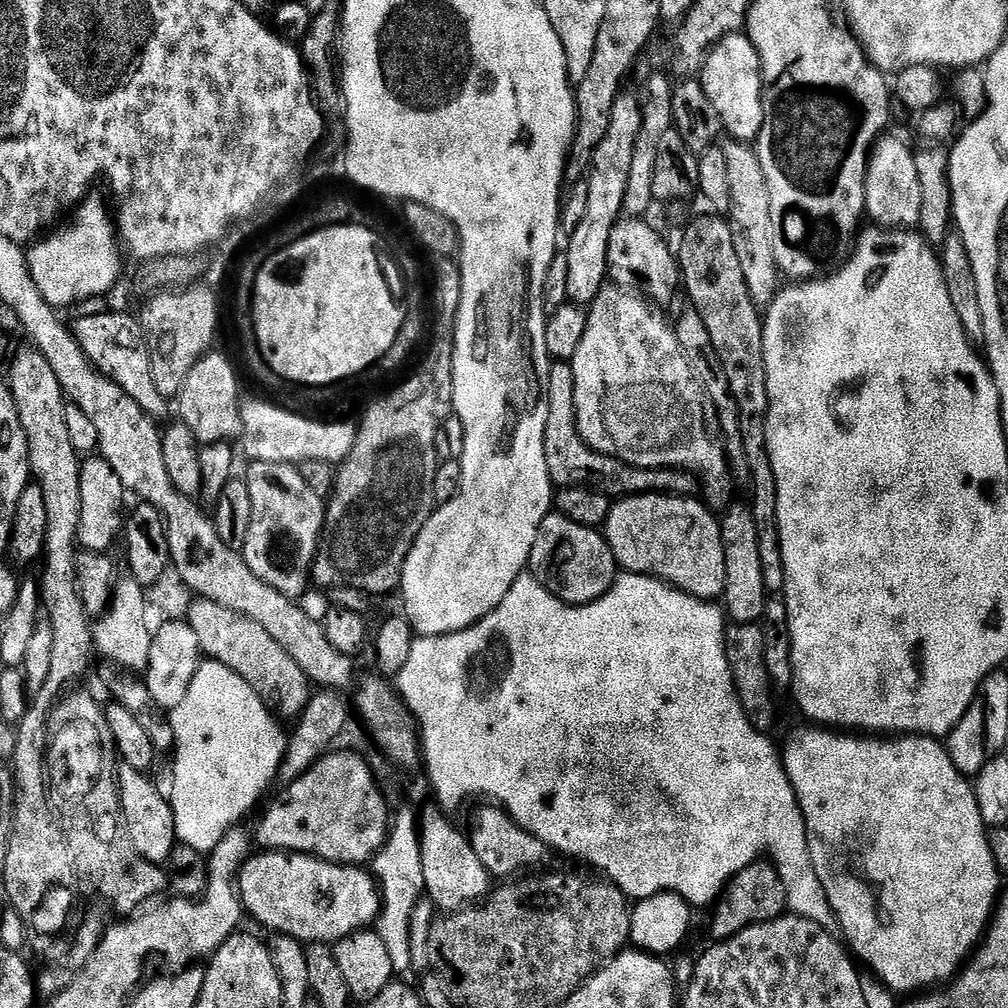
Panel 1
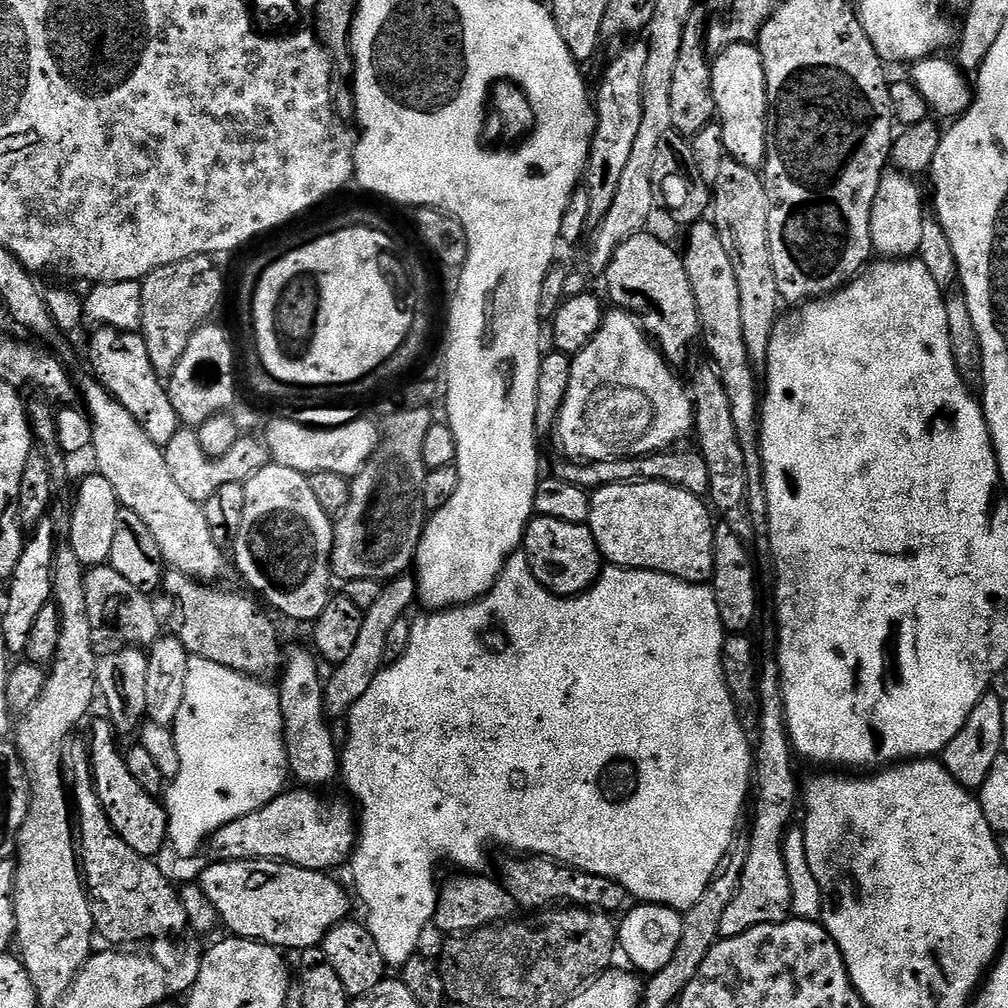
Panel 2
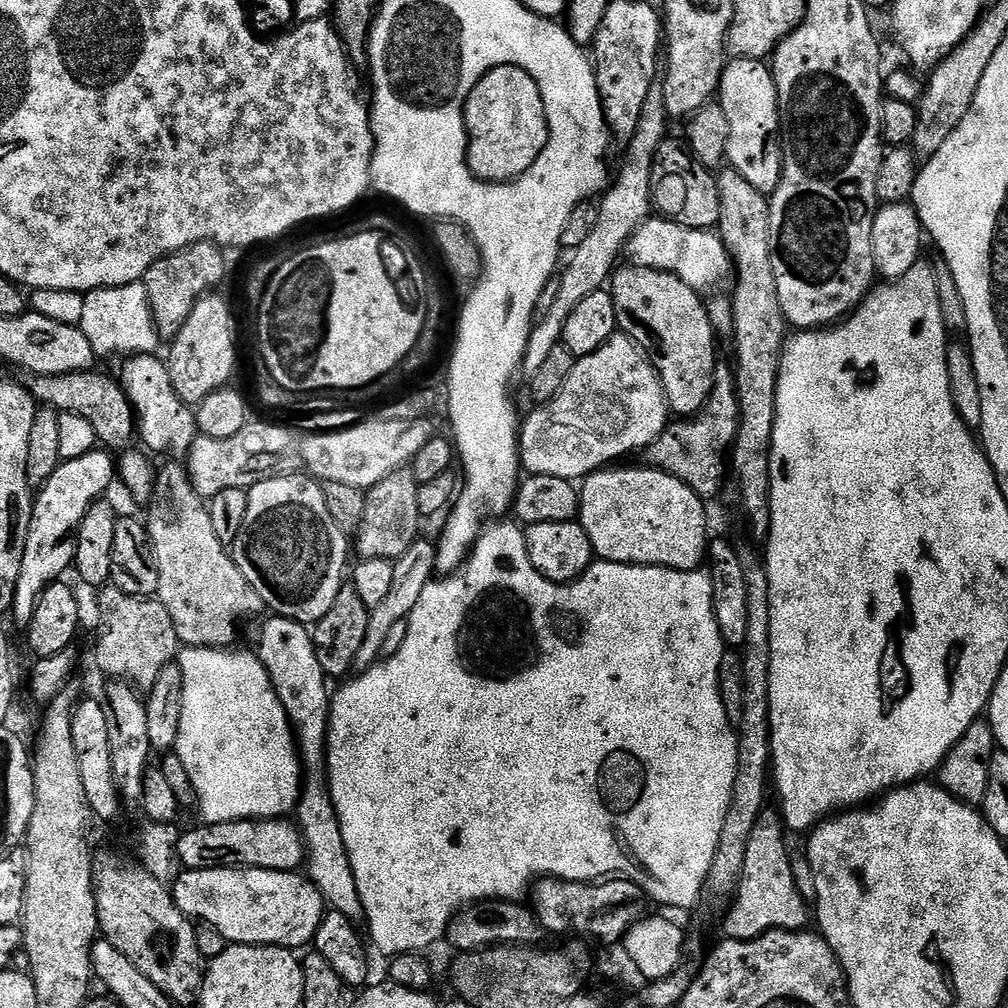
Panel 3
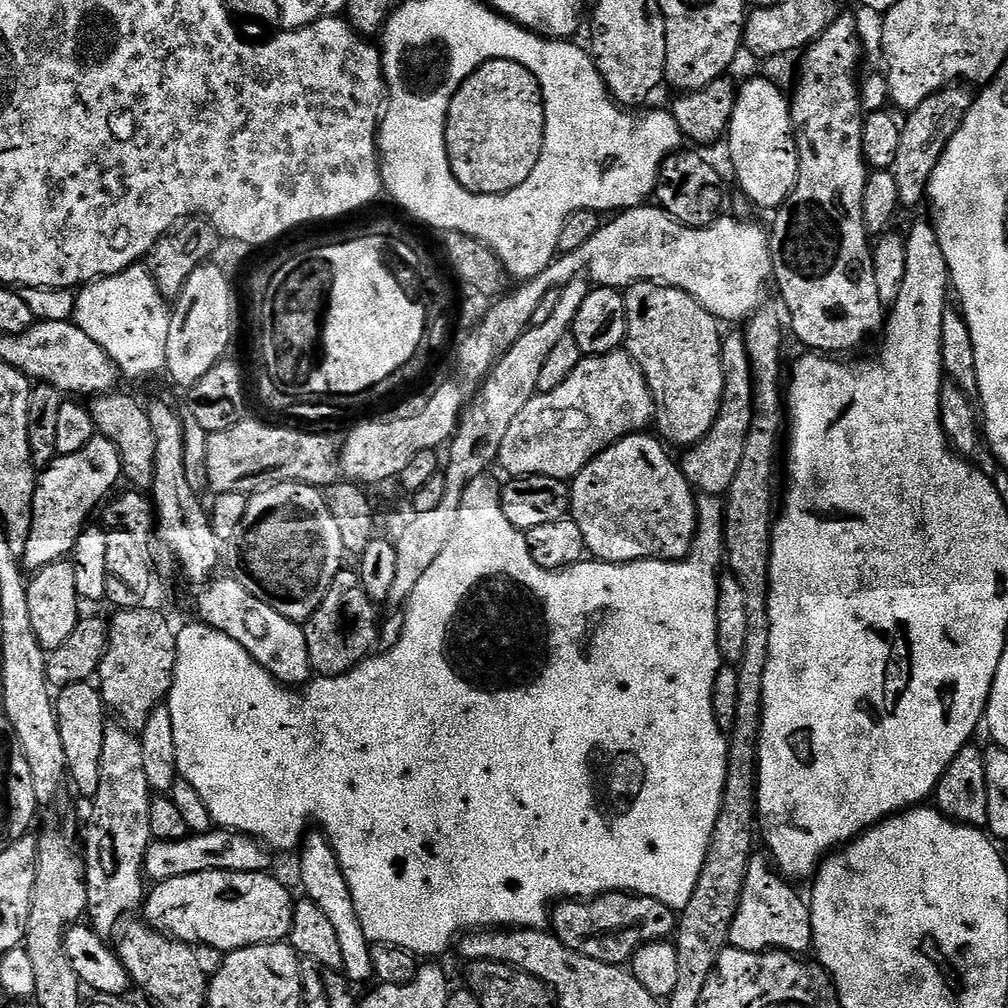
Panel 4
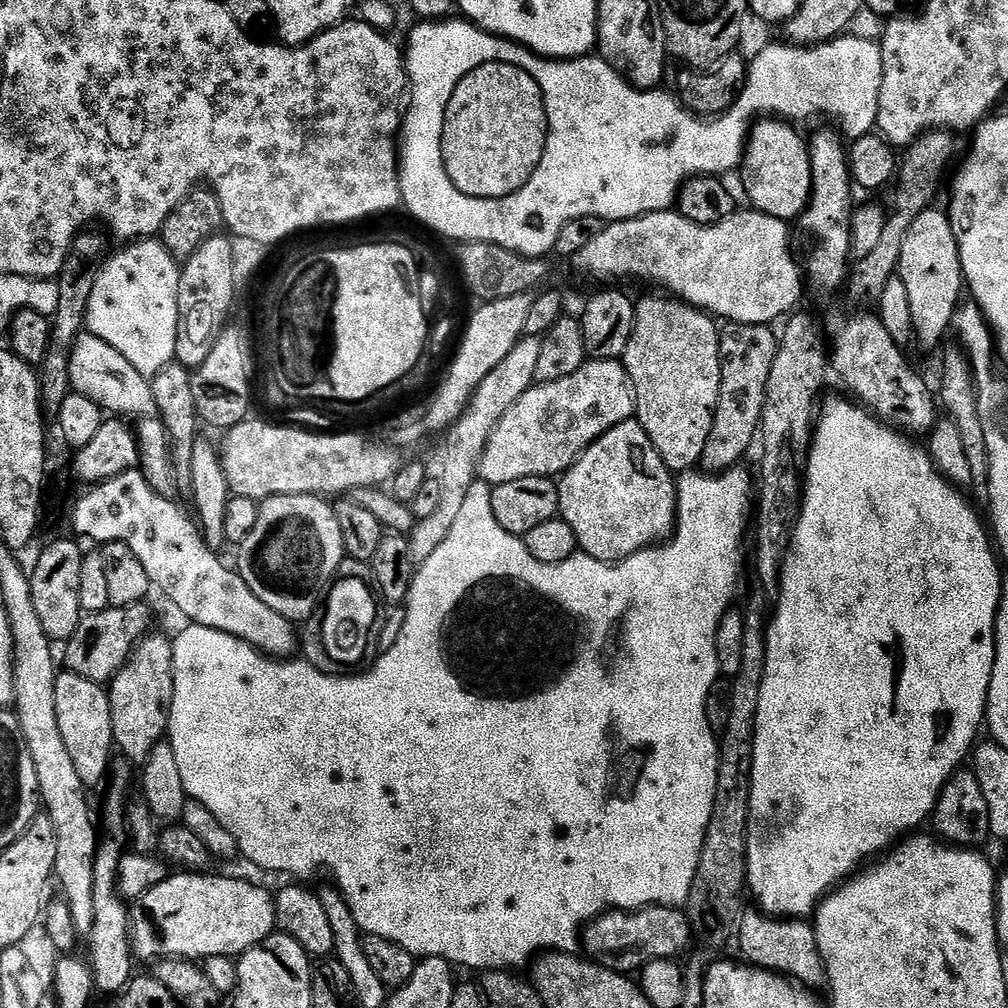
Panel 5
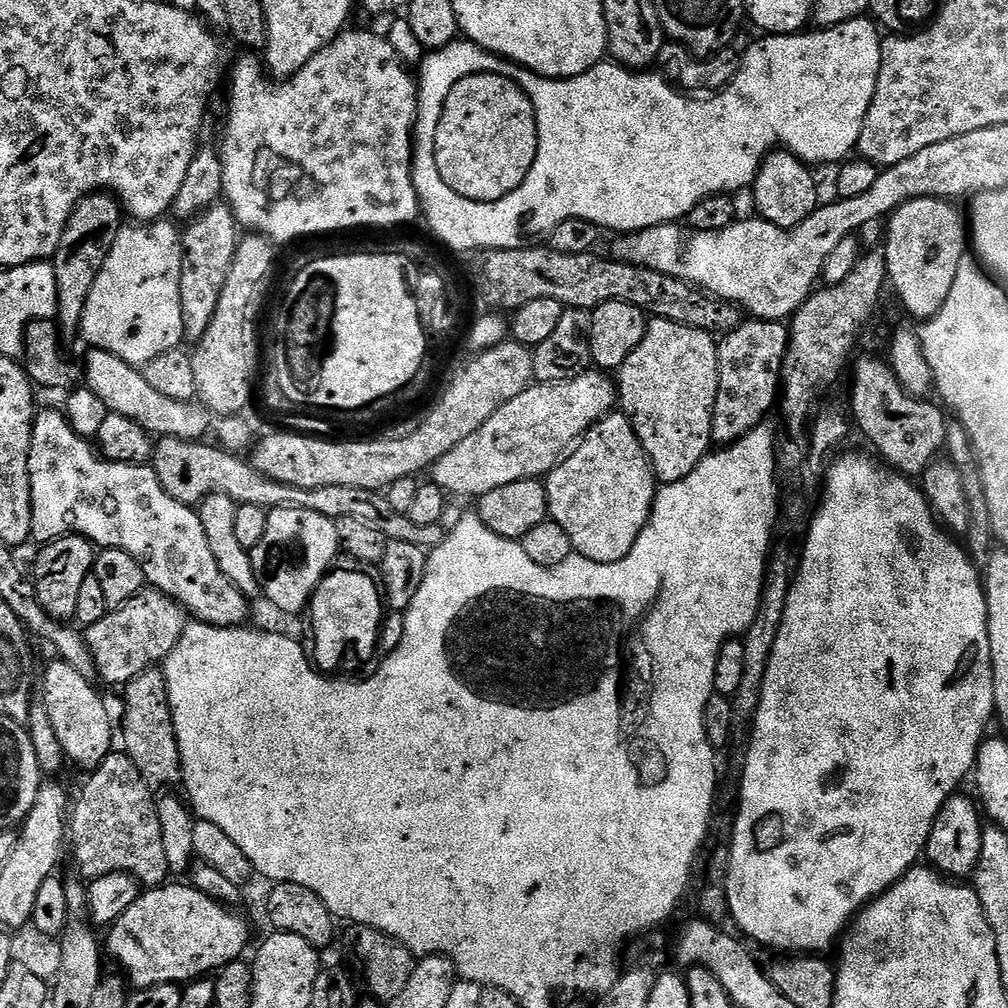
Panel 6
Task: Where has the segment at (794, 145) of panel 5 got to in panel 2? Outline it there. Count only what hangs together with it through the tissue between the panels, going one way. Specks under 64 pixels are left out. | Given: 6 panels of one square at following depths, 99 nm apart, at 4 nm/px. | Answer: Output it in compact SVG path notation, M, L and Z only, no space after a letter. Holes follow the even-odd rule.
M755 43L735 44L724 49L711 61L712 93L716 103L716 115L722 126L725 153L744 166L759 169L764 162L768 145L768 91L766 90L766 74L762 66L759 47Z

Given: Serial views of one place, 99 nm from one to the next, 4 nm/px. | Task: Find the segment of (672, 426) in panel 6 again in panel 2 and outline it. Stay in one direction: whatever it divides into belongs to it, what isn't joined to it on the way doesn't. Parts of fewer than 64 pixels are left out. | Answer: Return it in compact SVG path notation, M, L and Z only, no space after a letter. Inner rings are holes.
M645 230L626 238L626 242L614 250L602 280L608 283L607 299L612 299L615 307L635 316L664 359L673 366L679 366L687 362L692 343L701 339L698 306L694 302L694 290L690 290L683 255L650 233Z

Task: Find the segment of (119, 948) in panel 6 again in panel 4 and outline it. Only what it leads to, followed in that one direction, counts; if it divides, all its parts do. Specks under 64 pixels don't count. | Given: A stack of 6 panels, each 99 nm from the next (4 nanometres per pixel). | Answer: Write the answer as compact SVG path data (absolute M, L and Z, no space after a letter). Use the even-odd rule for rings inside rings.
M195 872L186 878L159 881L147 893L147 923L190 945L205 944L225 954L259 944L288 940L294 896L268 872Z

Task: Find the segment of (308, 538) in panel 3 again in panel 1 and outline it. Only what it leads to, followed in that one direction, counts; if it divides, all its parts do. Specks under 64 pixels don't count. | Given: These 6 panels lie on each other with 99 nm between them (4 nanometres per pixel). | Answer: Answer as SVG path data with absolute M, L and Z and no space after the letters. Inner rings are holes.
M251 461L247 465L246 479L250 490L250 531L246 533L246 542L242 555L246 566L266 582L266 586L274 586L278 594L286 594L290 599L299 601L300 595L310 588L312 563L320 545L320 531L324 529L325 497L314 494L306 482L306 478L295 464L282 462Z

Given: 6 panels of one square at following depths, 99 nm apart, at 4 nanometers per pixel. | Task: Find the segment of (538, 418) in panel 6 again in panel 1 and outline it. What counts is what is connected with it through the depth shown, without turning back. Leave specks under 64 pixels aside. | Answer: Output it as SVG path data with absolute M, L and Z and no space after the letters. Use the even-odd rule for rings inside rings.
M605 286L587 309L588 321L586 322L586 335L582 337L582 342L578 346L578 354L570 361L574 370L574 410L576 411L576 425L580 431L580 436L591 448L598 450L602 454L612 456L615 460L621 460L627 464L633 464L639 468L681 468L691 476L695 476L699 487L702 489L703 499L707 501L713 509L723 510L728 507L732 496L732 484L734 477L732 470L728 466L728 455L724 449L724 442L720 435L720 427L716 424L716 413L712 411L703 388L692 375L690 366L678 346L676 329L663 316L663 311L657 310L643 296L635 292L625 292L623 288L615 286Z

